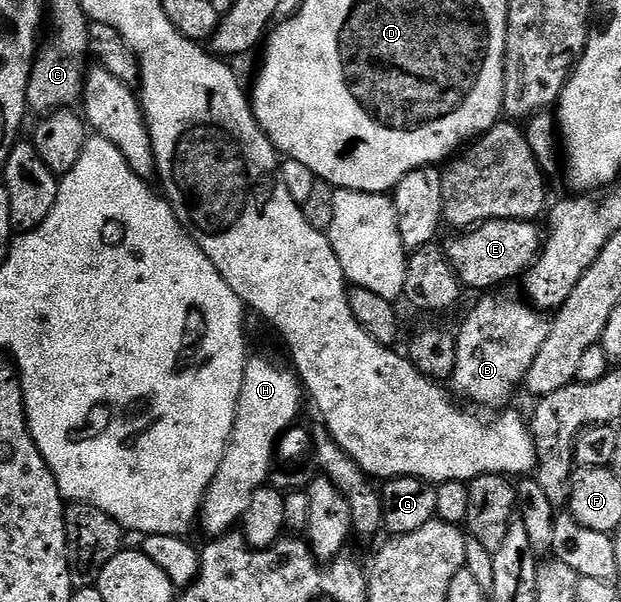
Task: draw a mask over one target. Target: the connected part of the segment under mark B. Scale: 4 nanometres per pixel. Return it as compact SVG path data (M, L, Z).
M505 292L478 297L481 299L466 316L461 330L456 331L457 351L451 390L453 386L452 393L458 399L470 398L474 402L470 403L477 408L505 408L512 403L509 401L513 393L524 383L535 356L539 356L539 348L543 348L549 335L551 322L542 311L526 304L520 297L508 298L501 293Z

